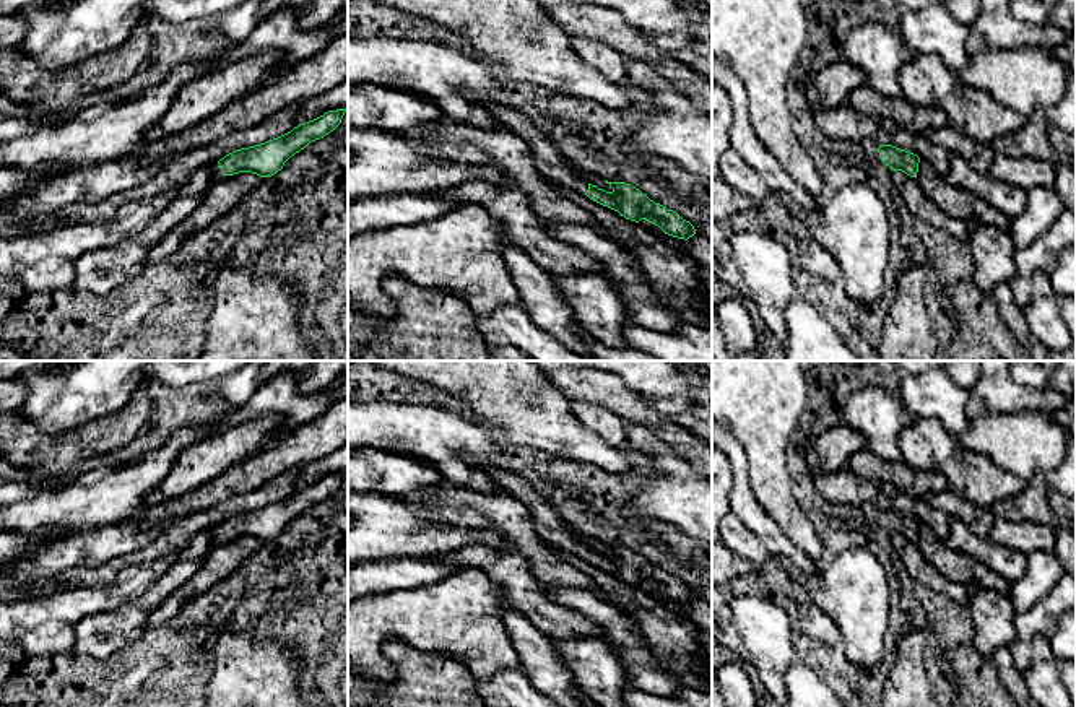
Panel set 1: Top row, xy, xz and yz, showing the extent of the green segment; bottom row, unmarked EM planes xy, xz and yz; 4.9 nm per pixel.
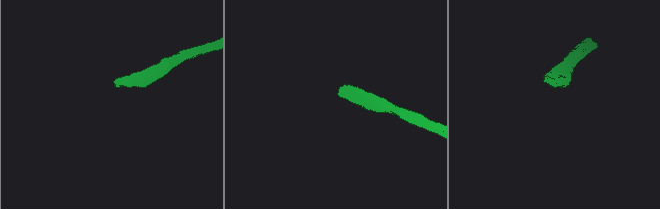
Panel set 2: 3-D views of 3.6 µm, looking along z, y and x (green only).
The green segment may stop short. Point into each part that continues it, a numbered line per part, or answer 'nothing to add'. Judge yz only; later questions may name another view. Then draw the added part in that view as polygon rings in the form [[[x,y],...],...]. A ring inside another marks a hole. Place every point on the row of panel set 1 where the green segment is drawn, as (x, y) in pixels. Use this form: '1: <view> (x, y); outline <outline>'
nothing to add

